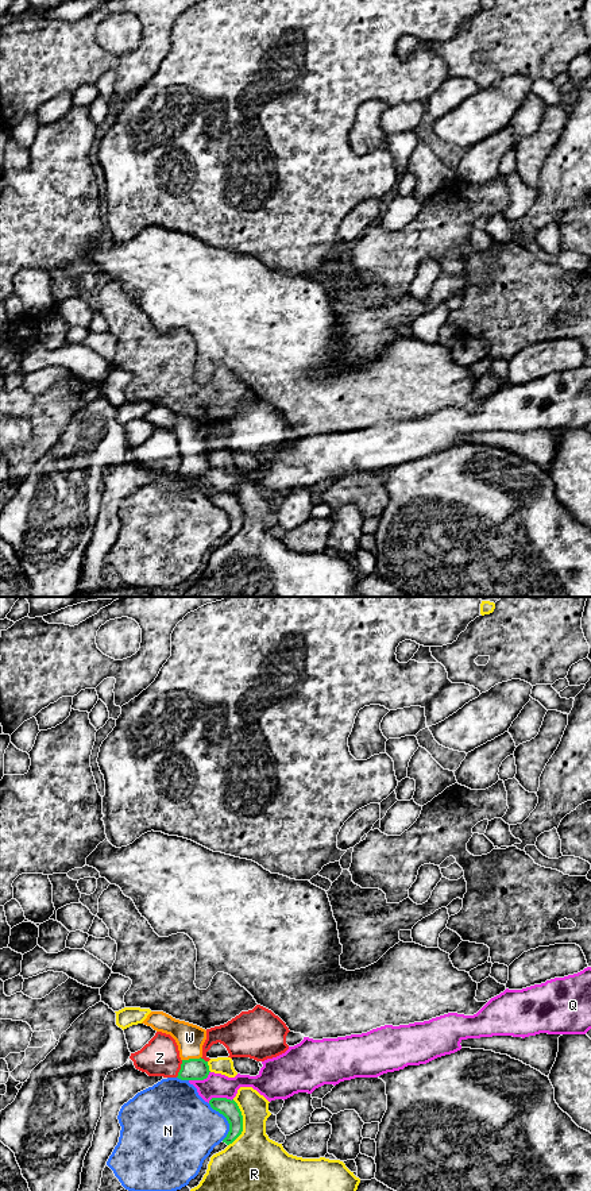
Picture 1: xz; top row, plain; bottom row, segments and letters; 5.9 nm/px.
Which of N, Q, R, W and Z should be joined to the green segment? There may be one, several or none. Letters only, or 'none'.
W

